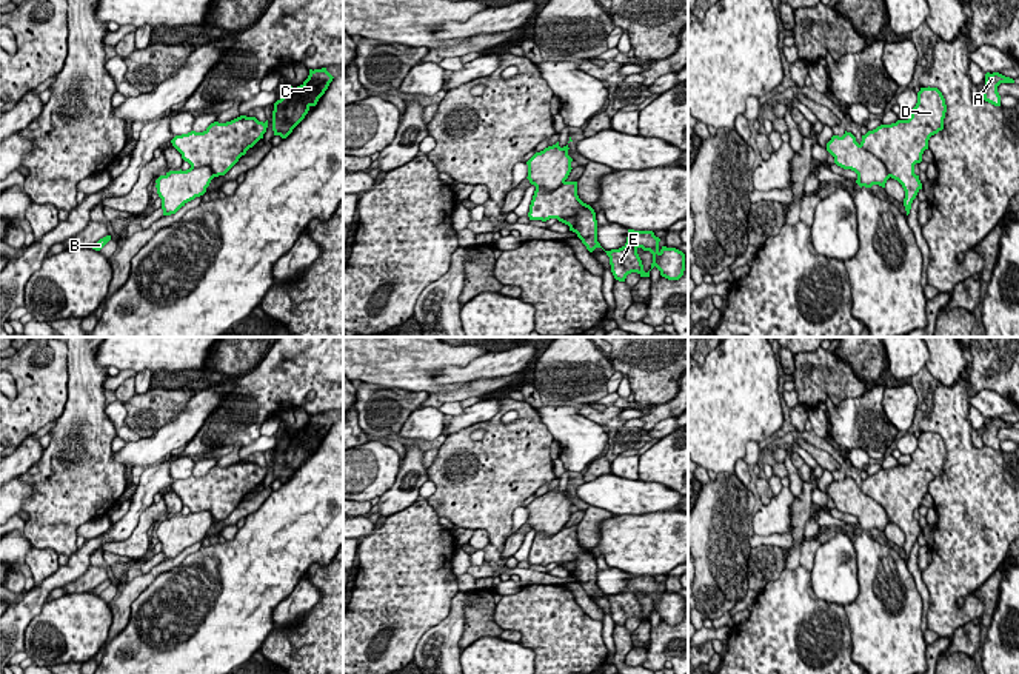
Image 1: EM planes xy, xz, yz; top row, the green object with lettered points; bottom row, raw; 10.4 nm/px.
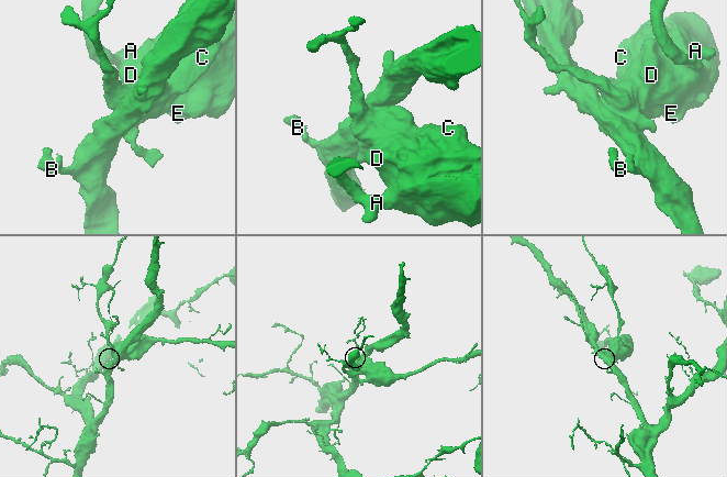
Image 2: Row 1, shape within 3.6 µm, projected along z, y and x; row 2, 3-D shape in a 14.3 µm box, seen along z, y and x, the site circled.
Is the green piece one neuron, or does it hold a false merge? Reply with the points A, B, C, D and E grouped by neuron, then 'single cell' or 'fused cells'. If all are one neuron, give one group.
groups A C D E / B; fused cells

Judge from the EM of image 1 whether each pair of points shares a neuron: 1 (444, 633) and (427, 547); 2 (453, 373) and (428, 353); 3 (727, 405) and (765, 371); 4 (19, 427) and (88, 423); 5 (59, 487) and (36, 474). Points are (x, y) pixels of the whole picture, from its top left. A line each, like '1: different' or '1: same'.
1: different
2: different
3: same
4: different
5: same

